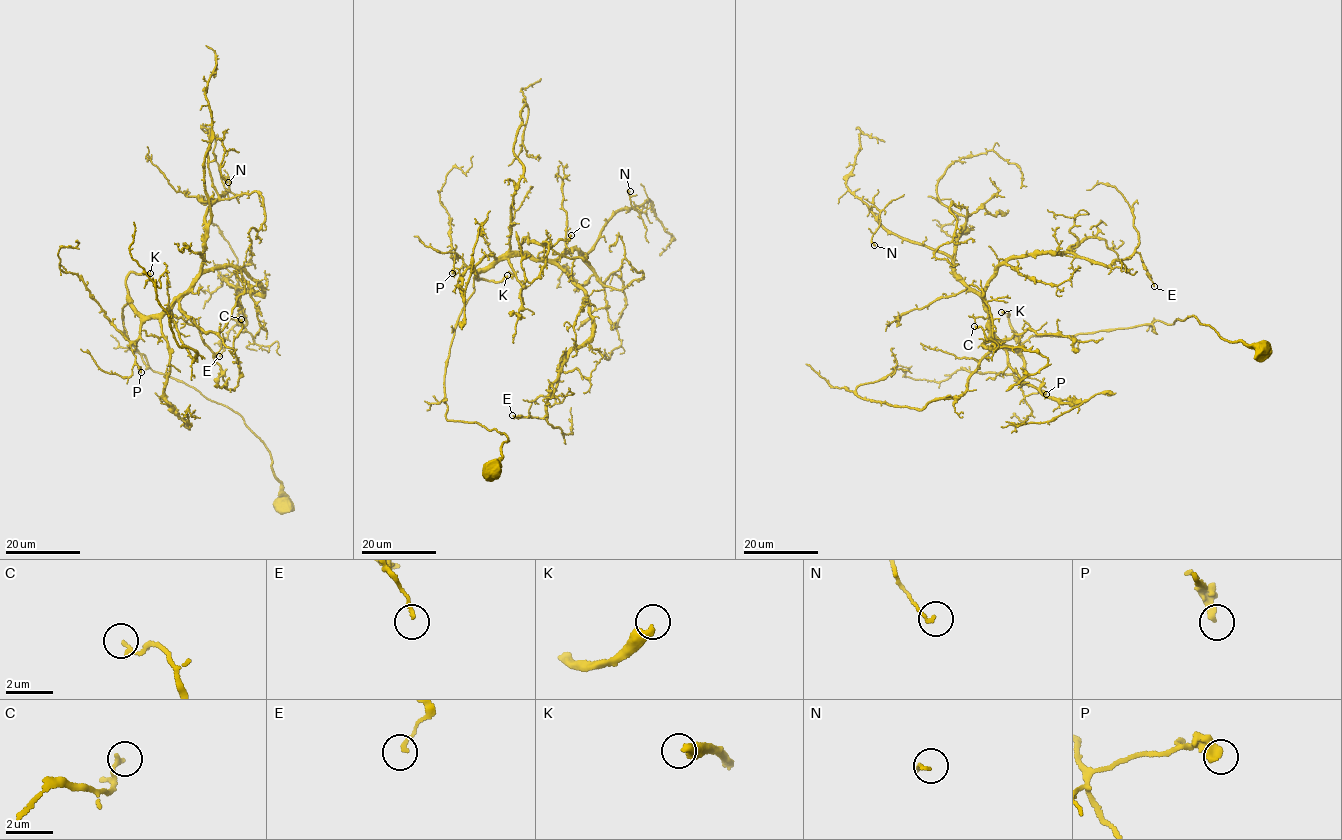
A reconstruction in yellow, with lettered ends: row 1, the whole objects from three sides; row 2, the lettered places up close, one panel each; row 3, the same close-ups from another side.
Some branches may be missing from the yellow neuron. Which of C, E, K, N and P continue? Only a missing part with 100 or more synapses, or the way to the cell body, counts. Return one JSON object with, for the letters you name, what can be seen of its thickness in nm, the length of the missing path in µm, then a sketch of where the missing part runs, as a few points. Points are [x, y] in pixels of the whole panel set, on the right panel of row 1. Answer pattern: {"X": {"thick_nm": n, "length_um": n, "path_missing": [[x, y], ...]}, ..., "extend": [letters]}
{"K": {"thick_nm": 420, "length_um": 100, "path_missing": [[1001, 312], [985, 329], [936, 325], [903, 284], [868, 263], [826, 252], [781, 227], [780, 202]]}, "extend": ["K"]}

